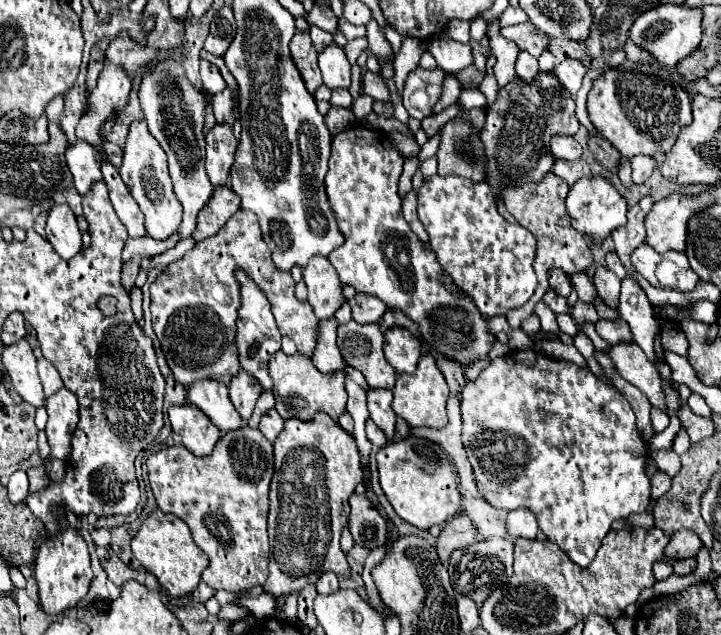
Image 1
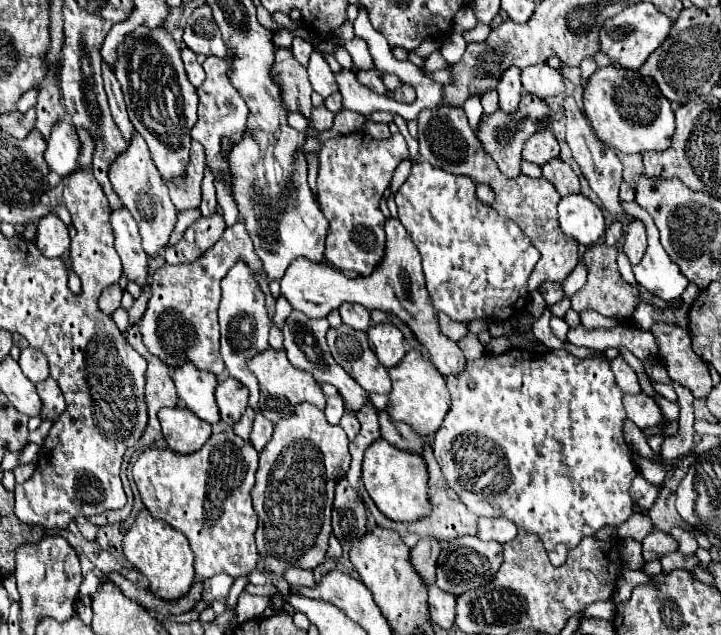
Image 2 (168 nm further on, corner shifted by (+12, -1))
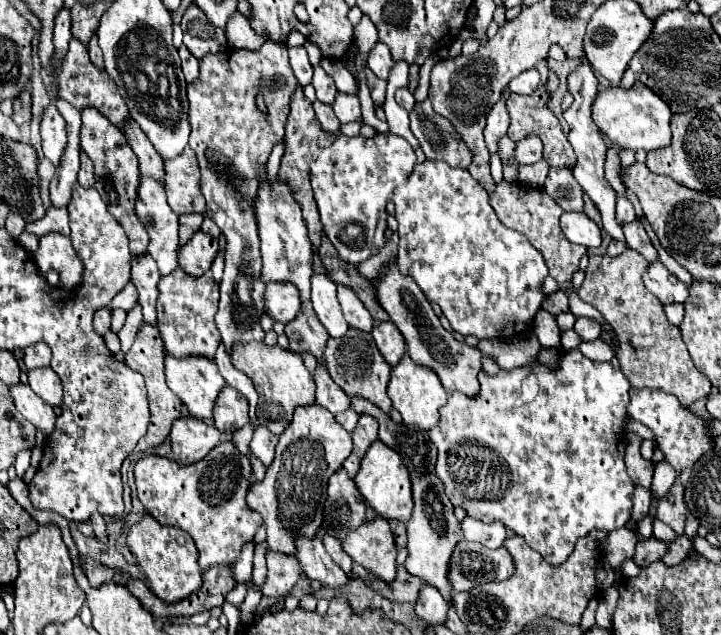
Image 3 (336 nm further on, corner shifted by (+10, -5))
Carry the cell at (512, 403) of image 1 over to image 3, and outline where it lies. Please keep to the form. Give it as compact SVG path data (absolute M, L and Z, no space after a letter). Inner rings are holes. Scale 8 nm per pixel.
M580 350L564 352L560 354L560 368L550 370L542 364L526 366L526 368L514 368L514 370L500 370L496 376L488 376L480 372L480 394L478 398L468 398L460 392L450 394L448 404L440 410L440 422L430 430L430 440L438 448L438 462L436 462L436 474L446 486L446 496L454 506L462 506L468 516L482 520L486 524L490 522L502 522L508 530L514 534L526 538L526 542L542 554L542 558L550 564L562 564L574 550L574 544L580 536L586 536L590 530L604 530L612 532L616 528L626 526L630 520L630 506L632 506L632 492L634 484L626 474L624 466L624 450L626 450L626 432L624 432L624 416L628 406L628 390L630 382L626 376L616 370L610 362L594 362L588 360Z

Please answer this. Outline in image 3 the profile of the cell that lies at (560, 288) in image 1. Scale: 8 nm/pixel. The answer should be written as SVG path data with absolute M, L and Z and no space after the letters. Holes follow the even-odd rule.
M560 290L560 292L550 294L550 296L544 300L542 308L544 308L546 312L550 312L552 316L558 316L558 314L562 314L562 312L568 312L568 296L566 296L566 292Z

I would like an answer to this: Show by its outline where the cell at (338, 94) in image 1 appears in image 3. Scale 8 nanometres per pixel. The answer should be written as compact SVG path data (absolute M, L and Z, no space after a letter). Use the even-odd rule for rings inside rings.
M338 92L336 94L336 102L332 104L336 118L344 124L344 122L358 122L362 118L360 114L360 100L354 94L344 94Z

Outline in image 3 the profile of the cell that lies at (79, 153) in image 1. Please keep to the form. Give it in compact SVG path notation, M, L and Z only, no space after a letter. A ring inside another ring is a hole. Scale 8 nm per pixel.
M54 102L42 112L40 122L40 136L42 136L42 152L44 156L58 166L62 158L62 150L66 146L66 124Z

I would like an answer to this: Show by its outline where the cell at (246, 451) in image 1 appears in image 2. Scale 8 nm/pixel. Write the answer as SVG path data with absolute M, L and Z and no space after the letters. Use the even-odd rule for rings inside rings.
M228 430L212 434L198 452L186 456L172 450L146 450L132 468L136 488L150 514L188 538L196 556L196 578L202 582L216 574L248 576L256 568L254 532L258 516L250 496L256 468L258 452L254 446Z

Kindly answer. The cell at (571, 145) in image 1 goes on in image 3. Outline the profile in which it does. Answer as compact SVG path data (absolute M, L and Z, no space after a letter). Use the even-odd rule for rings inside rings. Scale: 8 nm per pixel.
M526 136L524 140L516 142L514 156L506 162L508 166L524 166L542 160L542 142L536 136Z

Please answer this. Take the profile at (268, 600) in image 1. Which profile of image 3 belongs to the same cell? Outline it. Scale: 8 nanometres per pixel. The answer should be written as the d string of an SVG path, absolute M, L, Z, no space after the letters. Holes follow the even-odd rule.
M320 536L294 538L294 544L298 546L294 556L310 580L318 580L322 586L330 588L340 588L348 582L344 570L326 554Z

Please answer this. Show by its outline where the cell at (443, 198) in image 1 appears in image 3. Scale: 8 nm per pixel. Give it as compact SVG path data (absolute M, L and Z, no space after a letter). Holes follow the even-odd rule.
M438 160L416 164L406 182L396 188L392 200L396 204L400 236L398 270L402 276L410 276L426 298L442 308L454 332L476 336L478 340L494 340L512 338L528 330L528 324L532 324L546 298L542 282L548 276L548 266L524 234L506 228L498 220L488 204L486 190L466 170L446 166L446 162Z

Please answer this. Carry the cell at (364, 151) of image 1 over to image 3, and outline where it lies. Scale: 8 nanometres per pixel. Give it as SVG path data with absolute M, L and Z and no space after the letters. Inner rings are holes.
M380 132L374 138L364 138L364 136L348 138L340 134L334 140L334 144L324 148L322 154L314 160L314 164L310 164L310 184L314 190L314 200L318 204L318 214L324 226L324 234L346 262L358 266L360 262L364 262L384 246L384 230L388 228L386 204L390 202L396 186L410 176L414 164L416 164L414 148L404 138Z

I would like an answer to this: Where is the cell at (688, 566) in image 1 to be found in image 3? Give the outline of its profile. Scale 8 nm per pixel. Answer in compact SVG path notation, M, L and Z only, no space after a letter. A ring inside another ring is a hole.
M682 534L682 536L678 536L676 540L668 542L668 552L664 554L662 562L664 562L664 564L668 564L668 566L676 566L676 564L678 564L678 562L682 562L682 558L686 558L692 550L694 550L694 548L692 548L690 538Z

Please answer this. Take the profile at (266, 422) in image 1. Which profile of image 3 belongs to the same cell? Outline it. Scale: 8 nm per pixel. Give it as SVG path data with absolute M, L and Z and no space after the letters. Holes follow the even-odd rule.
M256 426L254 436L250 440L250 452L268 468L274 458L274 448L278 444L278 436L274 436L268 428Z

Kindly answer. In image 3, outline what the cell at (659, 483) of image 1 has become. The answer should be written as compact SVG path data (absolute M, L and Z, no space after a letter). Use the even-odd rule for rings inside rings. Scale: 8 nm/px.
M636 488L634 496L632 496L632 510L630 510L630 518L634 522L640 522L644 516L648 516L650 510L650 490L646 488Z

